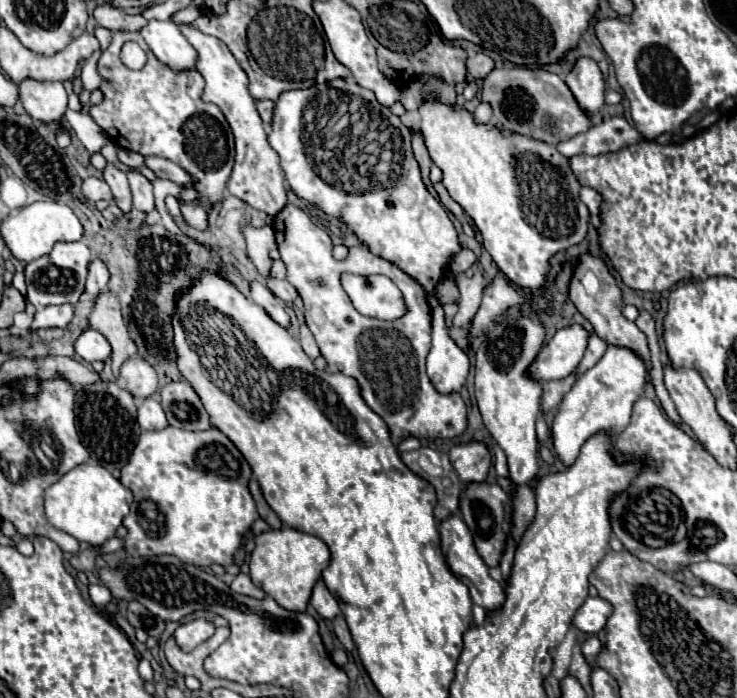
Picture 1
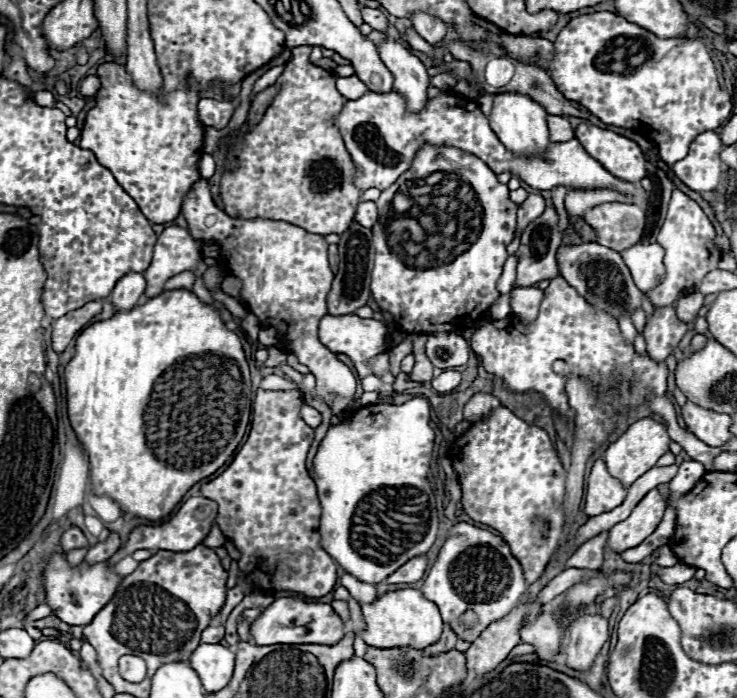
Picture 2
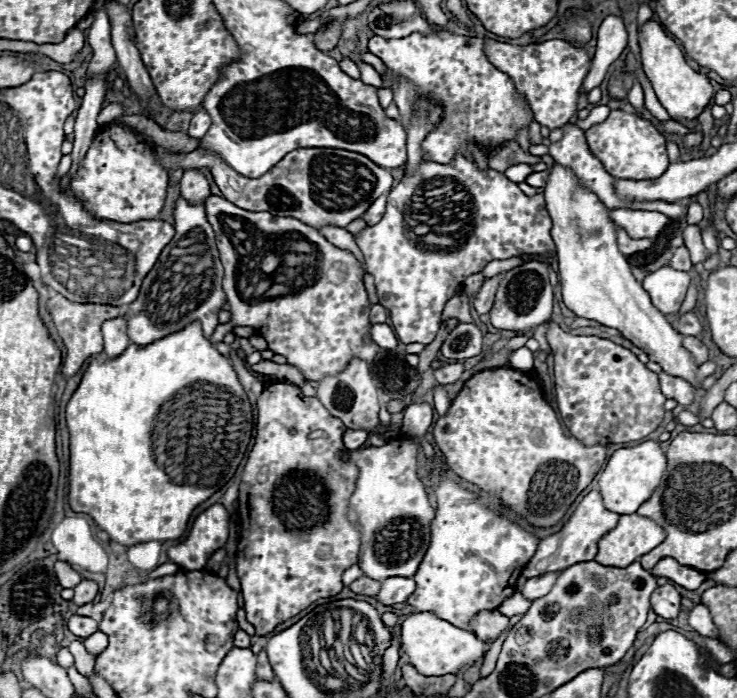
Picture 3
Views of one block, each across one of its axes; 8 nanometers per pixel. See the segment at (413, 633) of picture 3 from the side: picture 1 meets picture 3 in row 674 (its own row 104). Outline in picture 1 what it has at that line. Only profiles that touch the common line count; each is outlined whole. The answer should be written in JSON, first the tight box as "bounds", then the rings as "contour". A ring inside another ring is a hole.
{"bounds":[420,102,590,290],"contour":[[[424,102],[422,108],[420,108],[420,116],[422,116],[422,126],[420,126],[420,130],[422,130],[422,134],[424,134],[426,148],[428,148],[430,156],[432,156],[432,160],[434,160],[434,164],[444,172],[442,184],[446,186],[448,194],[450,194],[450,196],[464,208],[464,212],[474,220],[476,228],[478,228],[480,234],[482,234],[482,240],[484,240],[482,244],[484,244],[484,248],[488,250],[488,254],[492,256],[492,260],[498,264],[500,272],[502,272],[512,284],[516,284],[516,286],[520,286],[520,288],[524,288],[524,290],[538,290],[538,288],[542,288],[542,284],[546,282],[546,274],[548,274],[548,270],[550,270],[550,258],[552,258],[556,252],[560,252],[560,250],[566,250],[566,248],[570,248],[570,246],[574,246],[574,244],[580,244],[580,242],[584,240],[586,232],[588,232],[588,218],[590,218],[590,214],[588,214],[586,204],[582,204],[582,200],[580,200],[580,196],[578,196],[580,184],[578,184],[576,176],[572,174],[572,170],[570,170],[570,166],[568,166],[568,158],[564,158],[552,144],[546,144],[546,142],[540,142],[540,140],[534,140],[534,138],[528,138],[528,136],[522,136],[522,134],[508,134],[508,136],[504,136],[504,132],[496,130],[492,124],[476,124],[476,122],[474,122],[474,116],[472,116],[468,110],[458,108],[458,106],[456,106],[456,108],[450,108],[450,106],[440,104],[440,102]]]}

